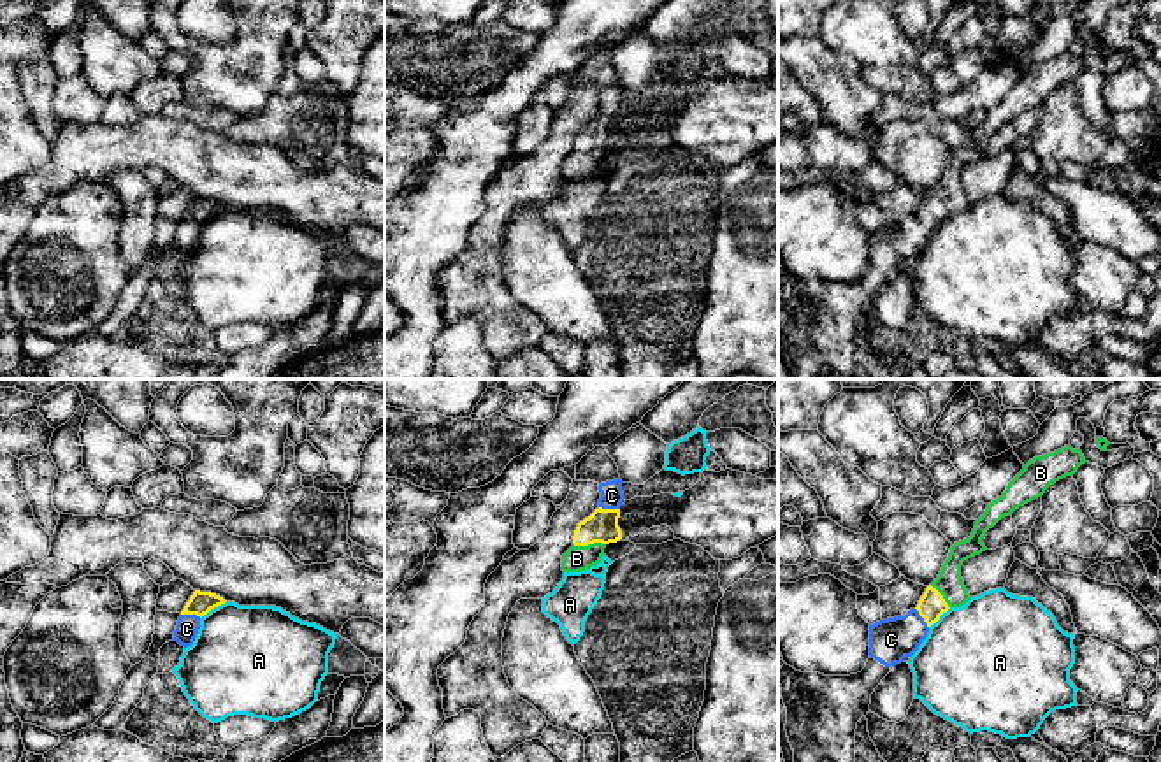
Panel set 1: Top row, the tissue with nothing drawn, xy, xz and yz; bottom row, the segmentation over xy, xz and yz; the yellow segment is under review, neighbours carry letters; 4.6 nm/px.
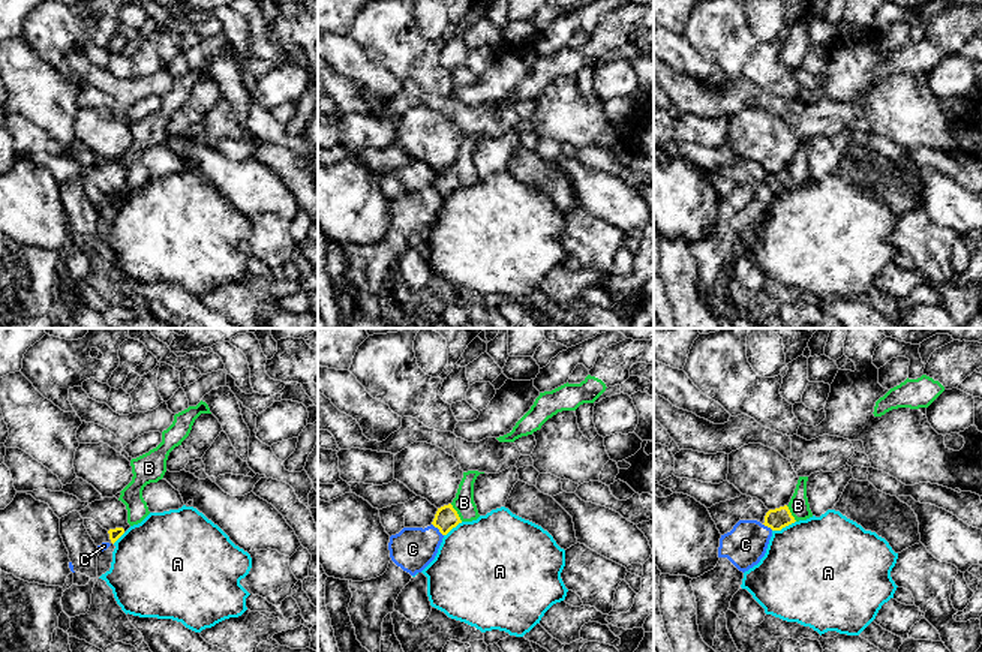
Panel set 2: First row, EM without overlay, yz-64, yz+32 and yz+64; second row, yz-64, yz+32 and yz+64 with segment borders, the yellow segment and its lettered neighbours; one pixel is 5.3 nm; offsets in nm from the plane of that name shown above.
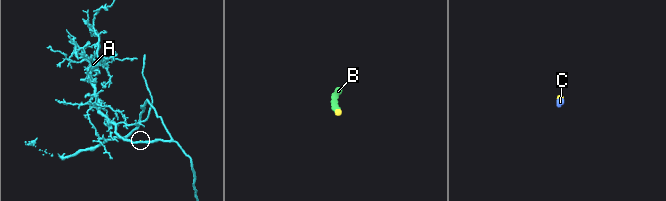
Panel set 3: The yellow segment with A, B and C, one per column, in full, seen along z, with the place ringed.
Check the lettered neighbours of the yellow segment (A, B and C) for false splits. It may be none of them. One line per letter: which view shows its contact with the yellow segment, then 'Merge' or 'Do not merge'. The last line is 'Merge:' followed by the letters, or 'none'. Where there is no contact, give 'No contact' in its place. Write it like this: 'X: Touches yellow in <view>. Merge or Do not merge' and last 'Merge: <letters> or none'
A: Touches yellow in xy. Do not merge
B: Touches yellow in xz. Merge
C: Touches yellow in xz. Merge
Merge: B, C

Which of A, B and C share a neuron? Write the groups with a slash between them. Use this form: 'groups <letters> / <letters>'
groups A / B C

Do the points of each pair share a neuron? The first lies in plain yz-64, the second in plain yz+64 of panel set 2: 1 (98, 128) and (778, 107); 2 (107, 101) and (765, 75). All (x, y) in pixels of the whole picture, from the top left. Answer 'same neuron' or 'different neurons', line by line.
1: different neurons
2: different neurons

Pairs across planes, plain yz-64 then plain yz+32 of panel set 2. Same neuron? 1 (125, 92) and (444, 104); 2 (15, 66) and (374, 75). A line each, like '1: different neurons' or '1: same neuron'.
1: different neurons
2: same neuron

